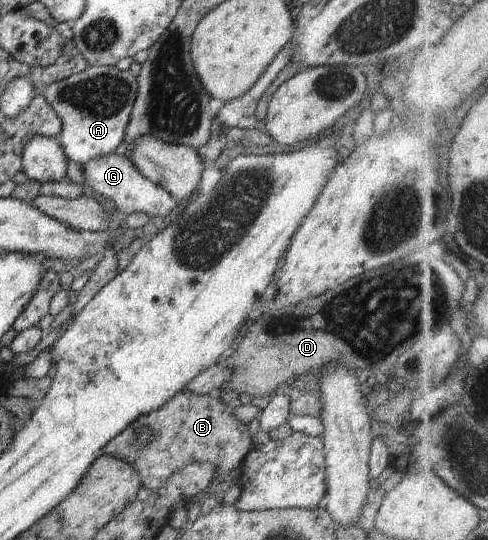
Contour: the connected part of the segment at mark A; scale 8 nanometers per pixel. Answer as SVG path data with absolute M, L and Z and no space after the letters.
M105 65L88 66L83 72L72 74L59 82L45 86L41 90L41 96L47 100L47 104L59 115L62 122L62 131L54 139L62 146L68 160L81 167L89 164L96 157L120 151L137 92L138 80L129 69L121 71L116 66Z

